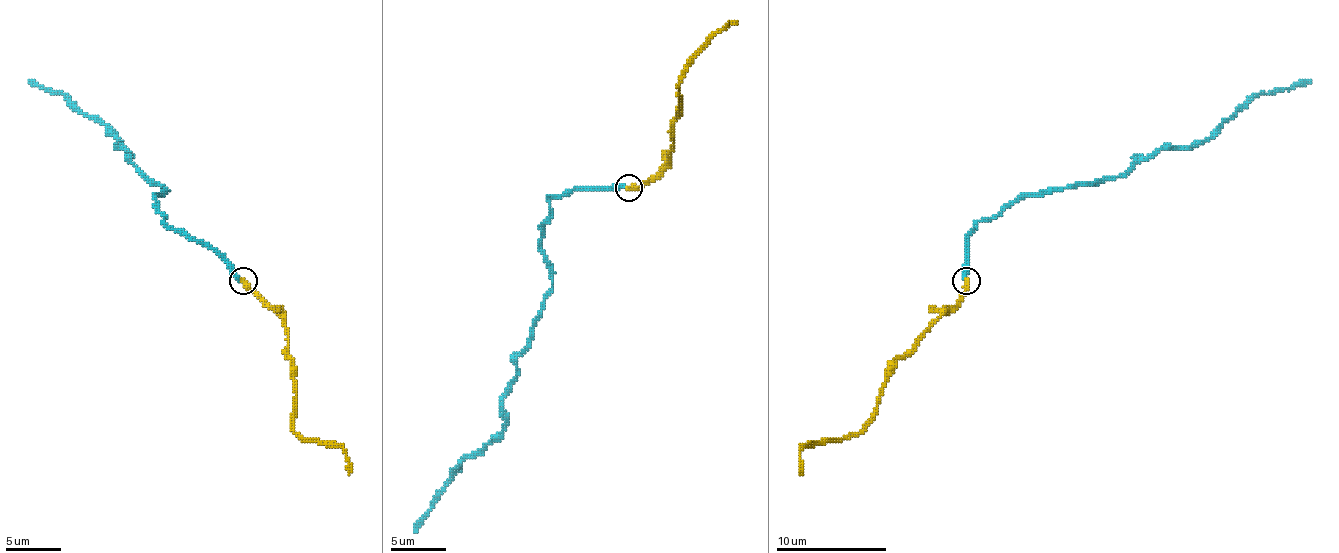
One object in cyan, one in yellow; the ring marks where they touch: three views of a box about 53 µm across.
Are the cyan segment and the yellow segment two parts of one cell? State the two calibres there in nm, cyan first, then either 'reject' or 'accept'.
280 nm thick on the cyan side, 360 nm on the other; accept

